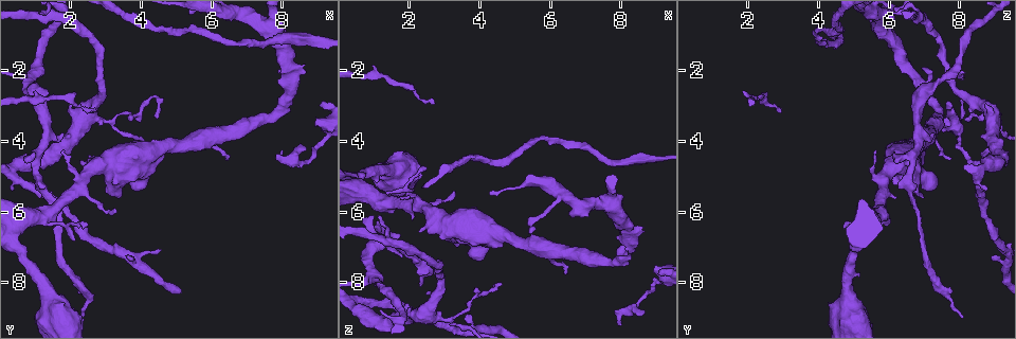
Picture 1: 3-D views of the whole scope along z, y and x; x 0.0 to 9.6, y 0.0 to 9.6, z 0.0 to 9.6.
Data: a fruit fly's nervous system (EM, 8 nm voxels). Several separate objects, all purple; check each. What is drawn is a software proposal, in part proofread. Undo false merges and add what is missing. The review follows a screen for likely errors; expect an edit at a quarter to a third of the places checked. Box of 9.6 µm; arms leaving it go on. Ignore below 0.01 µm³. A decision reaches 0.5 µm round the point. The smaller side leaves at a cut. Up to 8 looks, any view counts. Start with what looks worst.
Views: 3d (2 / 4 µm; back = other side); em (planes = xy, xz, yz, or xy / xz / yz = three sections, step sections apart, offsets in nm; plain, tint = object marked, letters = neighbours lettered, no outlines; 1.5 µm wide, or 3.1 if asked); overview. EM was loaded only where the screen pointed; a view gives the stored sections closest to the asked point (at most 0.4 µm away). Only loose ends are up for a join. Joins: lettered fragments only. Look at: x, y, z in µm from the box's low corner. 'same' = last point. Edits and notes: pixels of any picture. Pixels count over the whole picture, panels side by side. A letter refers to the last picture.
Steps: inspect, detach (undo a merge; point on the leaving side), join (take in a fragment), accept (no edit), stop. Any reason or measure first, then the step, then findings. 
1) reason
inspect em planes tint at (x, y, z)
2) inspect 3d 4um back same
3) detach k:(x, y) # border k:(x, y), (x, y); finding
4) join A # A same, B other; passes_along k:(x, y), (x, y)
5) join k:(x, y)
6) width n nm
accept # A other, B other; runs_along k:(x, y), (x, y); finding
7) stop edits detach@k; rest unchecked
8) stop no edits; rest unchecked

long arm stops here
inspect 3d 4um back at (2.40, 9.00, 8.10)

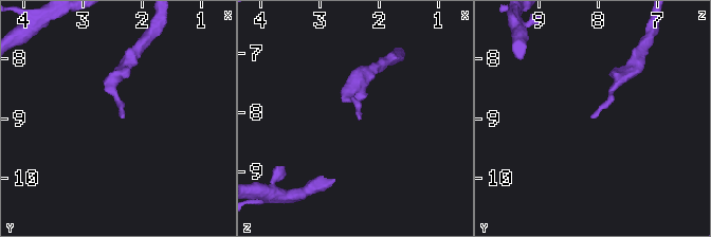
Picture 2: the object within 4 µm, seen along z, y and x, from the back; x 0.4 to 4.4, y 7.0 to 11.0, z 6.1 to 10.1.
need the tissue
inspect em xz step 8 tint at (2.35, 8.95, 8.10)

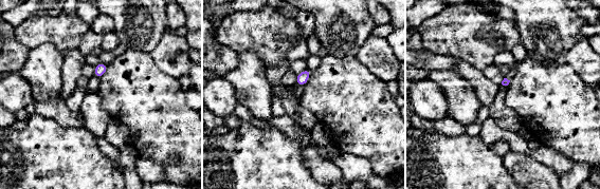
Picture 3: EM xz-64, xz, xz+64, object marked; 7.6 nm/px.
inspect em xz step 8 letters same

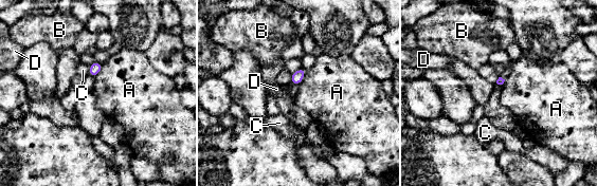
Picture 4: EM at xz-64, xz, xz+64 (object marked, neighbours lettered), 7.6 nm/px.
accept # A other, B other, C other, D other; border 4:(306, 71), (303, 79), (297, 85); no lettered fragment goes on from it

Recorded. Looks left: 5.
an open end
inspect 3d 4um at (3.35, 5.60, 7.00)

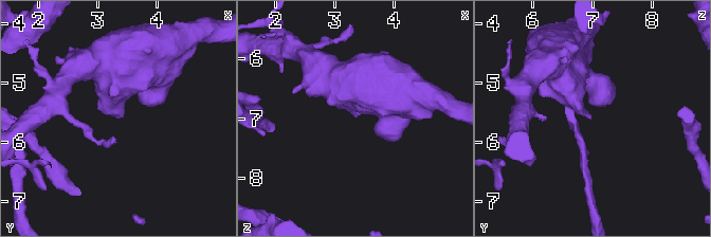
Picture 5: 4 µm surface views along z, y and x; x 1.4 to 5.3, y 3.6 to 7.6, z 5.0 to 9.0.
now the EM
inspect em planes plain at (3.35, 5.55, 6.95)

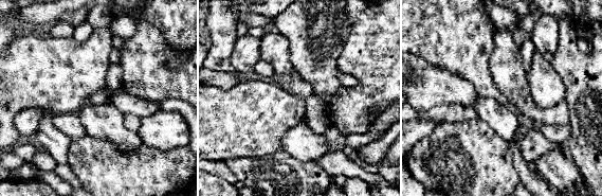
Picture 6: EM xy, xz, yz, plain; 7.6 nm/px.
inspect em planes letters same

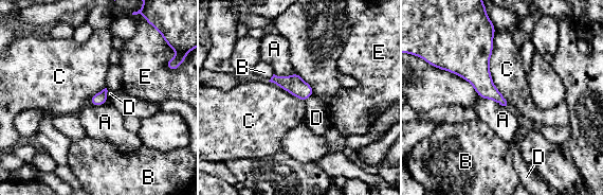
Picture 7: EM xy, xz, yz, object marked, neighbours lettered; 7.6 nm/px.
accept # A other, B other, C other, D other, E other; border 7:(494, 33), (489, 71), (507, 105); none of them fits

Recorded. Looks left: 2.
stop no edits; rest unchecked

